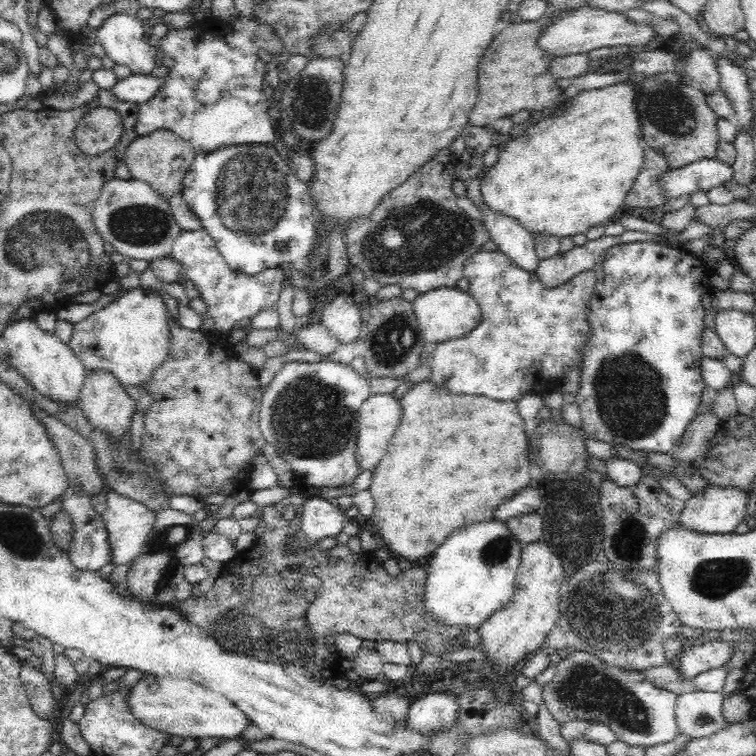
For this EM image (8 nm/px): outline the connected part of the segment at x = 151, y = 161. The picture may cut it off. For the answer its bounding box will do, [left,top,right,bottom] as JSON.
[124,130,197,200]

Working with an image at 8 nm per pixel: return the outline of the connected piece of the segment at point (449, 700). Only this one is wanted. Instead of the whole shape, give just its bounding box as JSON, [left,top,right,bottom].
[408,691,458,737]

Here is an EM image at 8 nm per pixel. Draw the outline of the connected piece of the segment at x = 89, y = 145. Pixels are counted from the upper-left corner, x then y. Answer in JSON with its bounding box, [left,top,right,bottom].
[74,108,123,156]

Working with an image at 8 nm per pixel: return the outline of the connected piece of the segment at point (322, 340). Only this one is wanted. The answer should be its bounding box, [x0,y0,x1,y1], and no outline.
[294,320,342,356]

